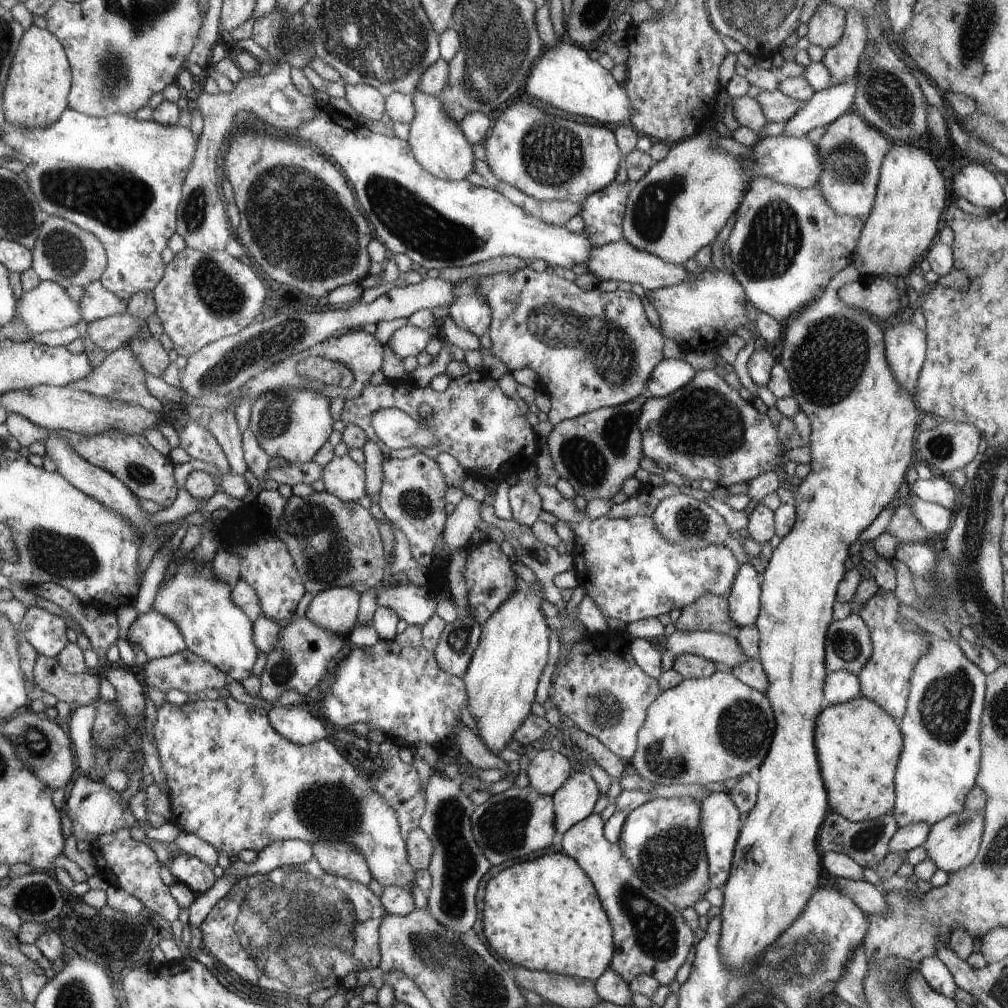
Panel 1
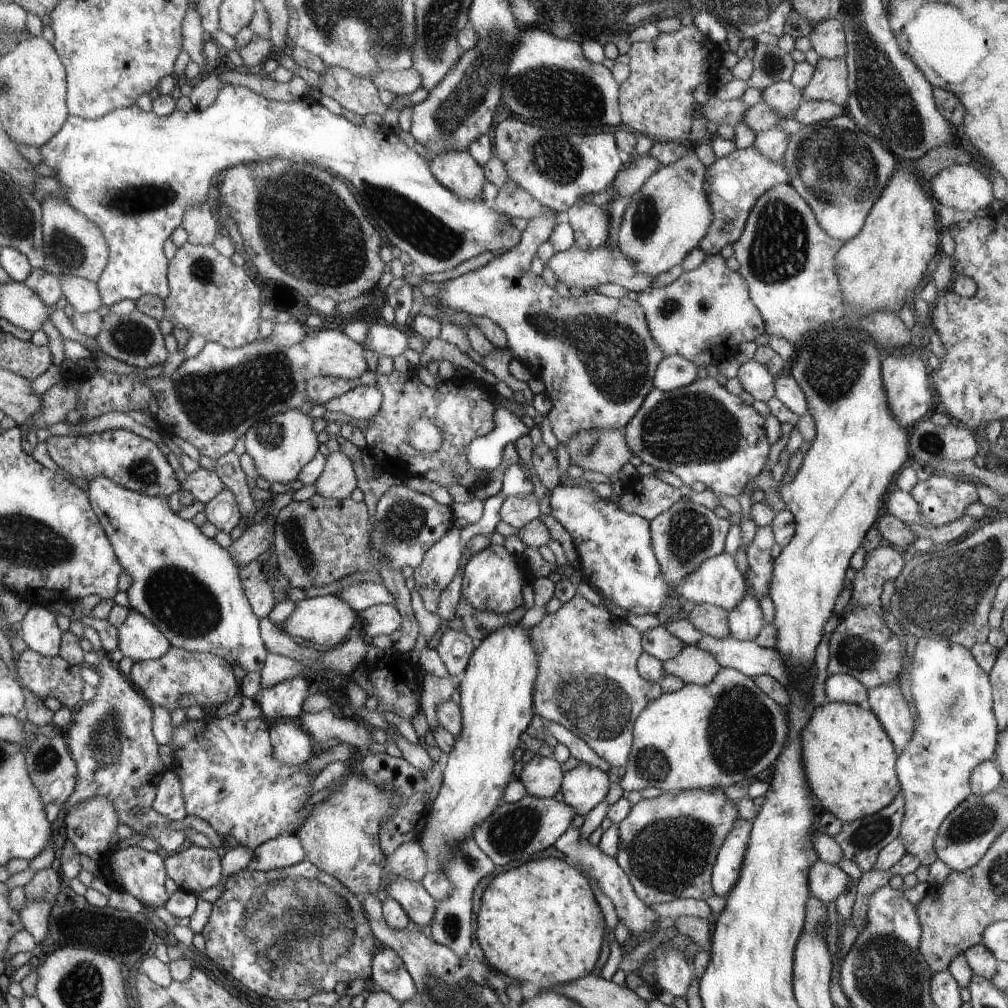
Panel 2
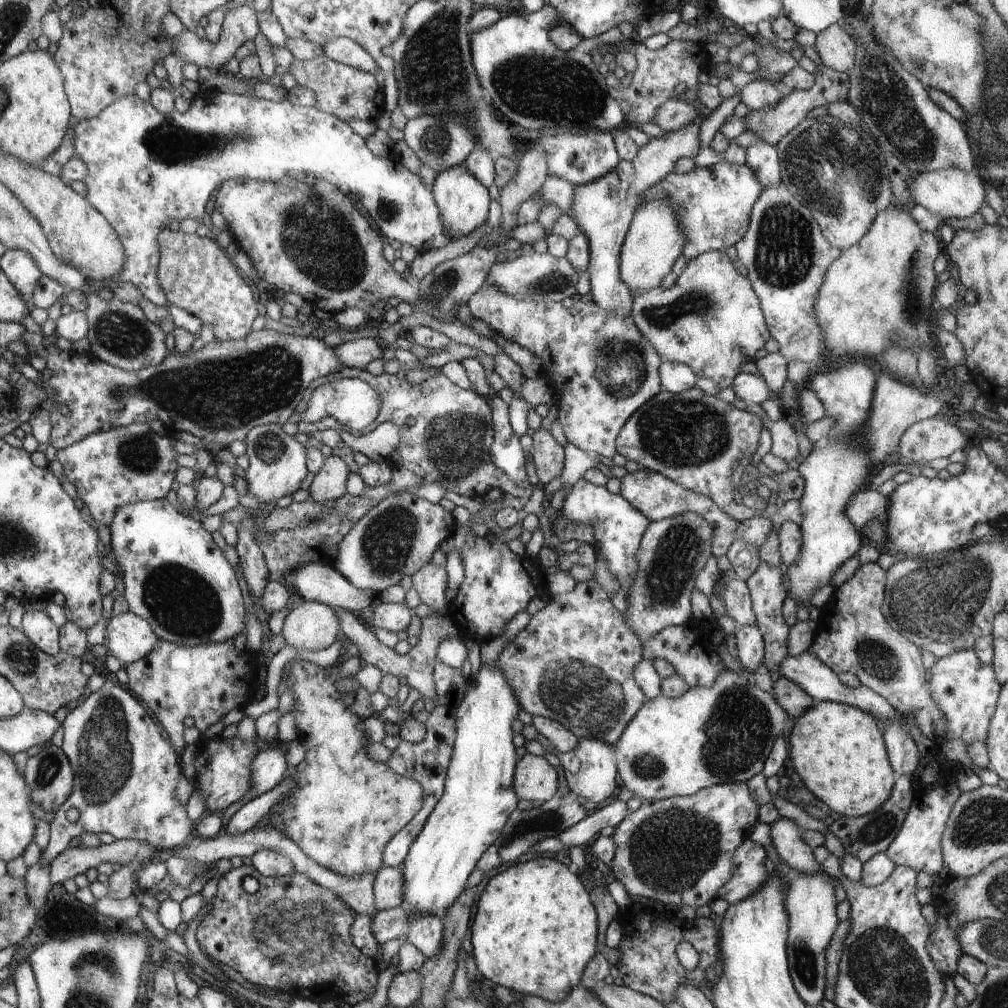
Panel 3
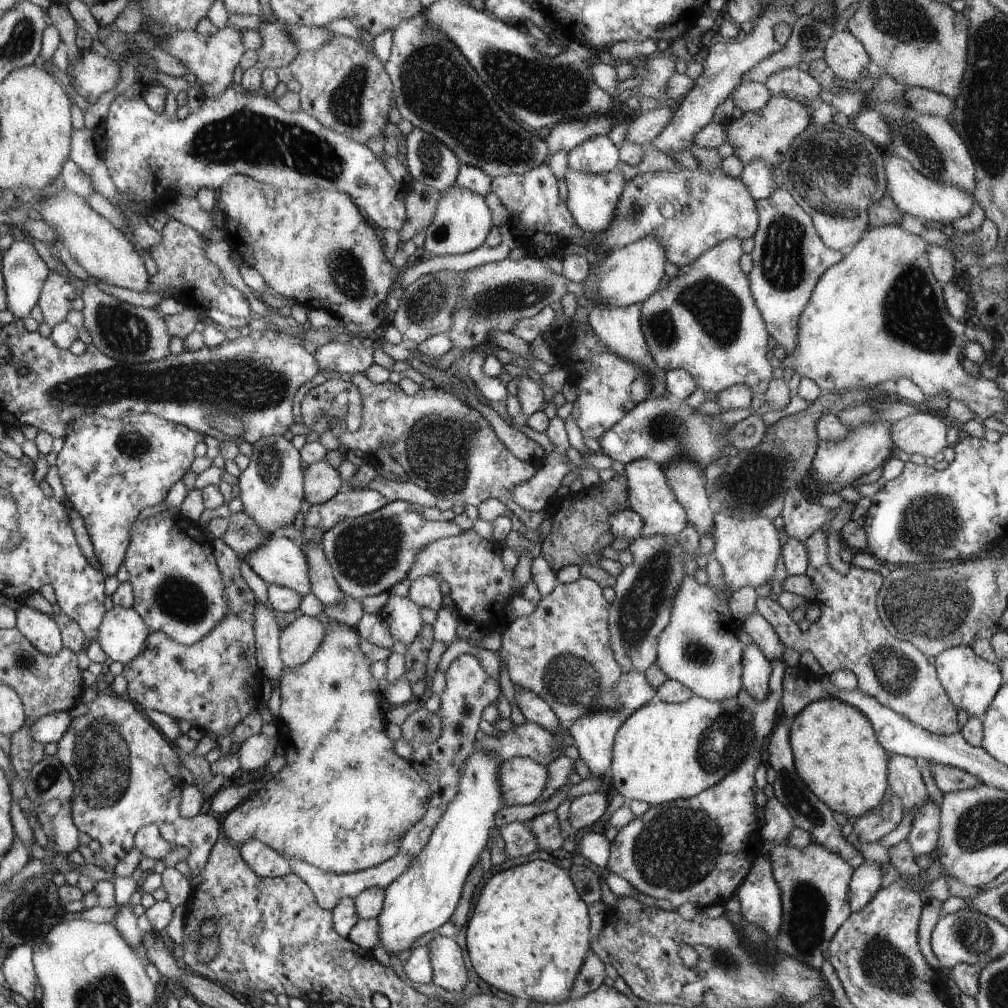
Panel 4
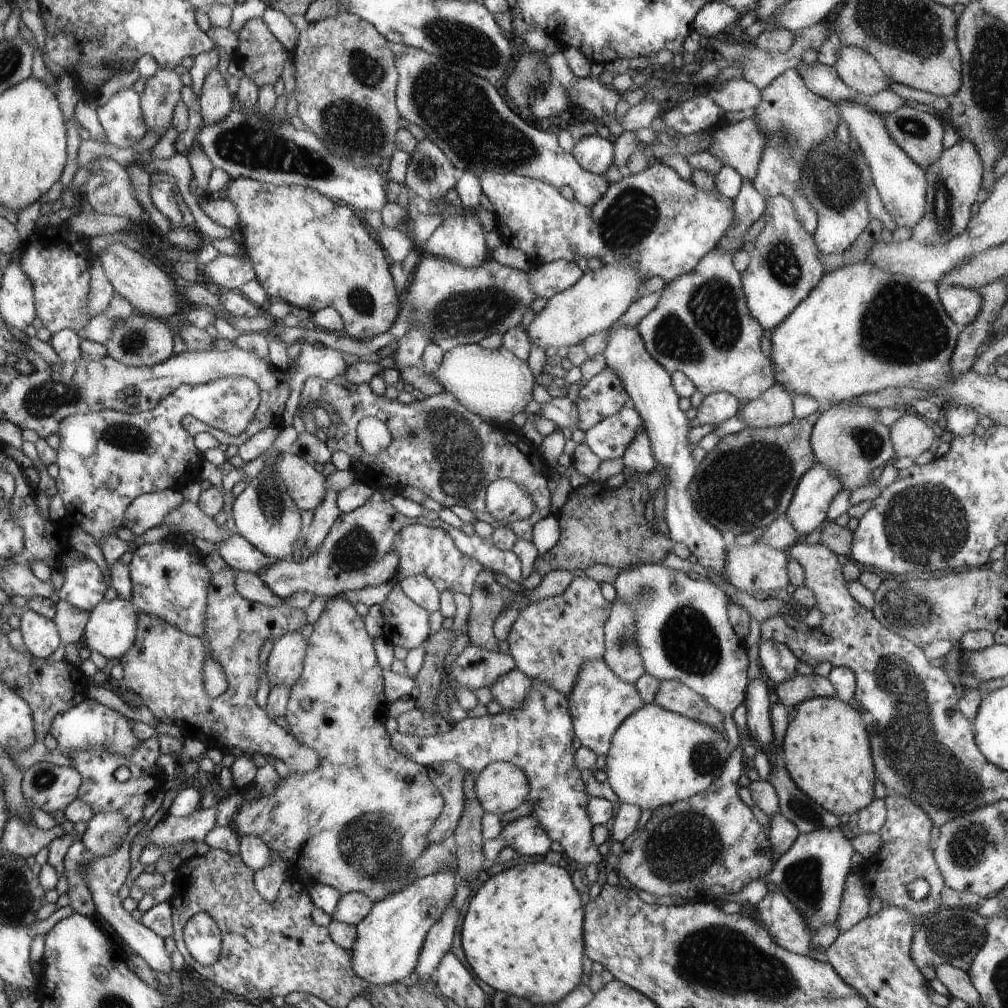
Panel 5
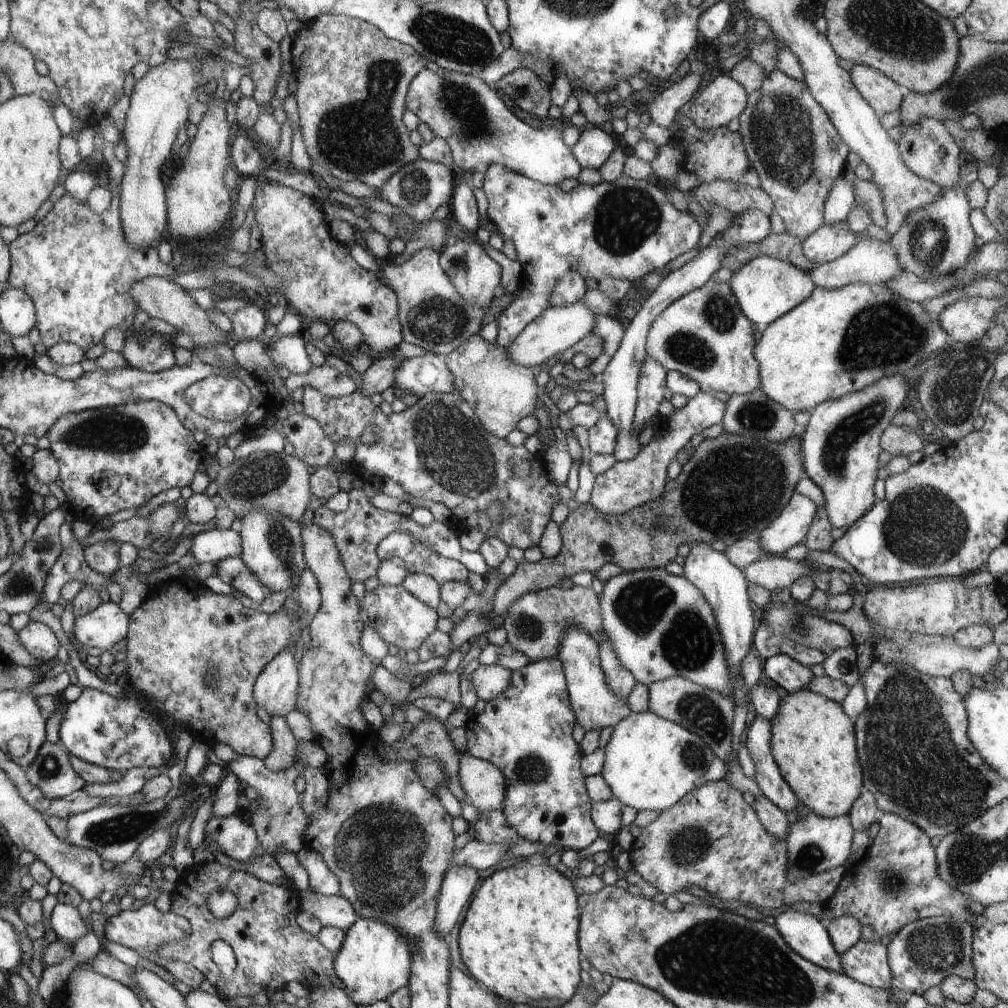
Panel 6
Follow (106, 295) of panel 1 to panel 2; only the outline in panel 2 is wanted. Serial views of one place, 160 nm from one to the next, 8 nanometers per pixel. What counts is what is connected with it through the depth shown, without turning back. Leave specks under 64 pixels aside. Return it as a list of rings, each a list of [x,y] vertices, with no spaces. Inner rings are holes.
[[[58,275],[56,278],[74,311],[89,313],[96,311],[103,304],[96,283],[74,275]]]

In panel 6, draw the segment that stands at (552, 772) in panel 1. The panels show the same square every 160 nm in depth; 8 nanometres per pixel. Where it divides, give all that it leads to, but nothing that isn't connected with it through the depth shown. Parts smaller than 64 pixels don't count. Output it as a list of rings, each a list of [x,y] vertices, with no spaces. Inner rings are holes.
[[[466,751],[459,753],[458,776],[462,790],[466,795],[466,802],[473,804],[480,812],[501,810],[505,804],[508,782],[505,775],[494,764],[468,754]]]

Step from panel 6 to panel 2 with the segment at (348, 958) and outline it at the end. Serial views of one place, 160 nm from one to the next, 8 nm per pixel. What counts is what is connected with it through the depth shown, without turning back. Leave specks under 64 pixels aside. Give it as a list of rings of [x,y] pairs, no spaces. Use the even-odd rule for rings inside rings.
[[[519,624],[517,626],[510,627],[506,625],[504,628],[498,629],[496,632],[489,635],[484,639],[478,646],[478,648],[472,653],[467,668],[464,670],[465,675],[459,684],[458,690],[460,690],[460,710],[462,715],[462,724],[461,731],[458,736],[455,736],[454,748],[445,756],[444,759],[444,773],[443,781],[441,787],[439,788],[439,793],[437,797],[432,801],[431,810],[427,816],[427,821],[425,822],[425,827],[423,831],[418,836],[419,845],[421,849],[425,852],[428,864],[431,867],[431,871],[440,870],[440,872],[445,872],[445,866],[447,862],[454,858],[454,851],[457,847],[460,847],[467,838],[474,838],[473,833],[475,829],[483,822],[486,821],[496,810],[501,806],[502,796],[504,796],[504,788],[514,780],[514,766],[516,766],[516,760],[514,760],[514,750],[518,748],[520,744],[520,734],[528,728],[530,720],[534,718],[533,709],[533,692],[534,692],[534,683],[537,680],[537,651],[533,649],[533,646],[530,644],[529,630],[522,628]],[[500,748],[506,748],[508,752],[512,750],[512,754],[500,754]]]

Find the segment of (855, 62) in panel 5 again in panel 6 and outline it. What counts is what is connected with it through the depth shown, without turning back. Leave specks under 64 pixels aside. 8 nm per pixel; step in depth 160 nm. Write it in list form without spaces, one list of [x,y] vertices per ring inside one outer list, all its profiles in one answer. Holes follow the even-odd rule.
[[[853,65],[850,76],[858,92],[879,116],[898,110],[907,88],[900,86],[876,69]]]

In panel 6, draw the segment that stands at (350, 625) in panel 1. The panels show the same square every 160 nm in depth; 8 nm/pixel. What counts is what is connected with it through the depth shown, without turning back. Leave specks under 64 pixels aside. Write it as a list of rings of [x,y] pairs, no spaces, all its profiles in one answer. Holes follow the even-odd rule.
[[[278,653],[257,678],[253,693],[258,706],[272,717],[284,717],[297,708],[299,669],[294,654]]]

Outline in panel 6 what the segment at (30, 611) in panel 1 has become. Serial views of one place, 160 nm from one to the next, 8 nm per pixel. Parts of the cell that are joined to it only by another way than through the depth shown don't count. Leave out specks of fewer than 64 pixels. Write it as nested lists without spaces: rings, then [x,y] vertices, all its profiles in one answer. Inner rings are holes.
[[[30,621],[16,633],[22,646],[34,658],[42,660],[44,664],[48,660],[56,658],[60,644],[58,644],[58,638],[54,636],[54,632],[46,624],[42,624],[40,621]]]

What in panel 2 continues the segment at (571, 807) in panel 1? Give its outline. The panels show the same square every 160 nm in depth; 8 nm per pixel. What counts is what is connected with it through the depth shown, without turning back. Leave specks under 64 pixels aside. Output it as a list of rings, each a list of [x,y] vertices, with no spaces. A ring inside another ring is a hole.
[[[580,763],[563,774],[561,791],[564,801],[573,806],[576,814],[588,814],[606,798],[613,779],[610,771],[588,763]]]

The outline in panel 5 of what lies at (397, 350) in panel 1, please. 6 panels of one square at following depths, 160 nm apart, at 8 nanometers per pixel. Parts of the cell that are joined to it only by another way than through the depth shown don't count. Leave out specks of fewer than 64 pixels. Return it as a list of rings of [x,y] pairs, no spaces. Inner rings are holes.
[[[302,341],[298,356],[291,360],[286,370],[289,379],[287,386],[291,391],[281,426],[290,426],[293,417],[298,414],[298,400],[301,398],[301,390],[307,378],[331,379],[342,376],[348,370],[351,365],[344,362],[343,355],[343,352],[330,347],[317,347]]]

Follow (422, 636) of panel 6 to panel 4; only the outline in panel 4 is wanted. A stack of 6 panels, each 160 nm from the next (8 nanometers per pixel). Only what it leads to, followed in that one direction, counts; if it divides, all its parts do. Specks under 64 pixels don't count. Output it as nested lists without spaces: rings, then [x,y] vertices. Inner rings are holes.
[[[391,596],[382,607],[381,618],[388,624],[394,642],[403,642],[406,647],[417,640],[424,626],[419,606],[407,596]]]

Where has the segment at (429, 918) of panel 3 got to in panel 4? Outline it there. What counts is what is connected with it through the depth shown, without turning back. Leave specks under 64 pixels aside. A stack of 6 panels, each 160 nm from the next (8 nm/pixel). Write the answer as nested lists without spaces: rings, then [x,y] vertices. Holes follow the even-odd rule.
[[[439,936],[428,944],[433,966],[433,983],[462,994],[468,984],[468,970],[455,939]]]

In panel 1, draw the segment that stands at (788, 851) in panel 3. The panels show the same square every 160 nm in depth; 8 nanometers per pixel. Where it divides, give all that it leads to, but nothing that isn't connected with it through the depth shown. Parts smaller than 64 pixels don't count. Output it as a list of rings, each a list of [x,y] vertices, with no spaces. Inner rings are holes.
[[[832,877],[835,888],[845,897],[853,900],[866,915],[880,914],[887,909],[886,892],[867,881],[858,879]]]

